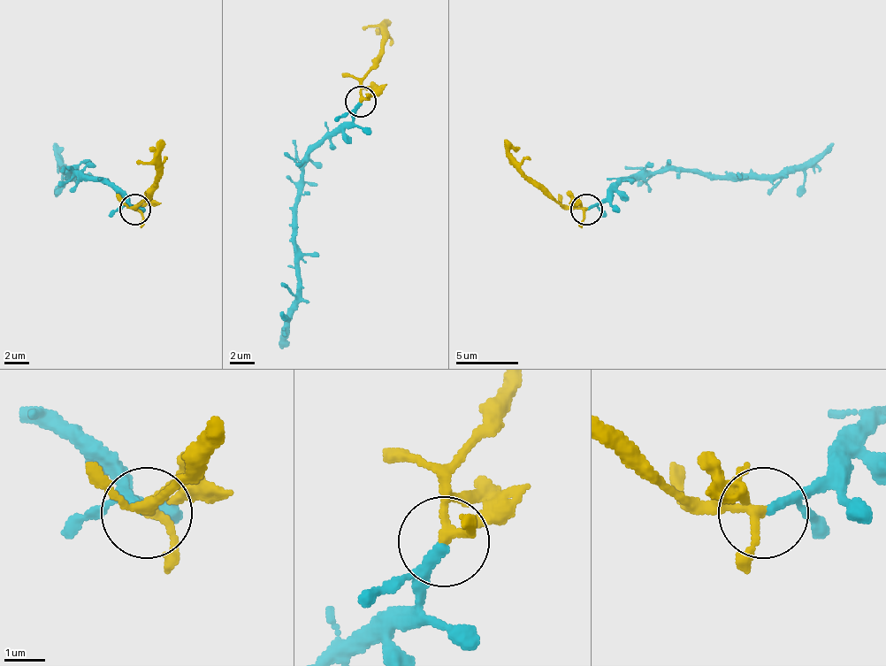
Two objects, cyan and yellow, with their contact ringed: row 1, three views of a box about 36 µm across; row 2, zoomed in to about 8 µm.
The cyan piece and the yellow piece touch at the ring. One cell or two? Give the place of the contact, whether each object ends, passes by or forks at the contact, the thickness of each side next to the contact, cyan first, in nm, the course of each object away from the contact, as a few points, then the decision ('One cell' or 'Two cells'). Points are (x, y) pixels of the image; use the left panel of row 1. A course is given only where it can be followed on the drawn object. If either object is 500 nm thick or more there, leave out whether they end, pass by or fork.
Place: (134, 209). At the ring cyan ends. At the ring yellow passes by. Thickness 240 nm (cyan) against 200 nm. Course of cyan: (133, 209), (121, 193), (106, 184), (87, 180), (78, 171), (69, 174), (72, 174), (62, 164), (53, 143). Course of yellow: (133, 209), (152, 190), (156, 146), (162, 140). One cell

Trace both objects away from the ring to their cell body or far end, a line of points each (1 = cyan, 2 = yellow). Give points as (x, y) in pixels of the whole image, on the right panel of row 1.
1: (587, 209), (618, 184), (637, 180), (653, 171), (789, 174), (811, 164), (832, 143)
2: (587, 209), (562, 209), (519, 168), (509, 146), (503, 140)

